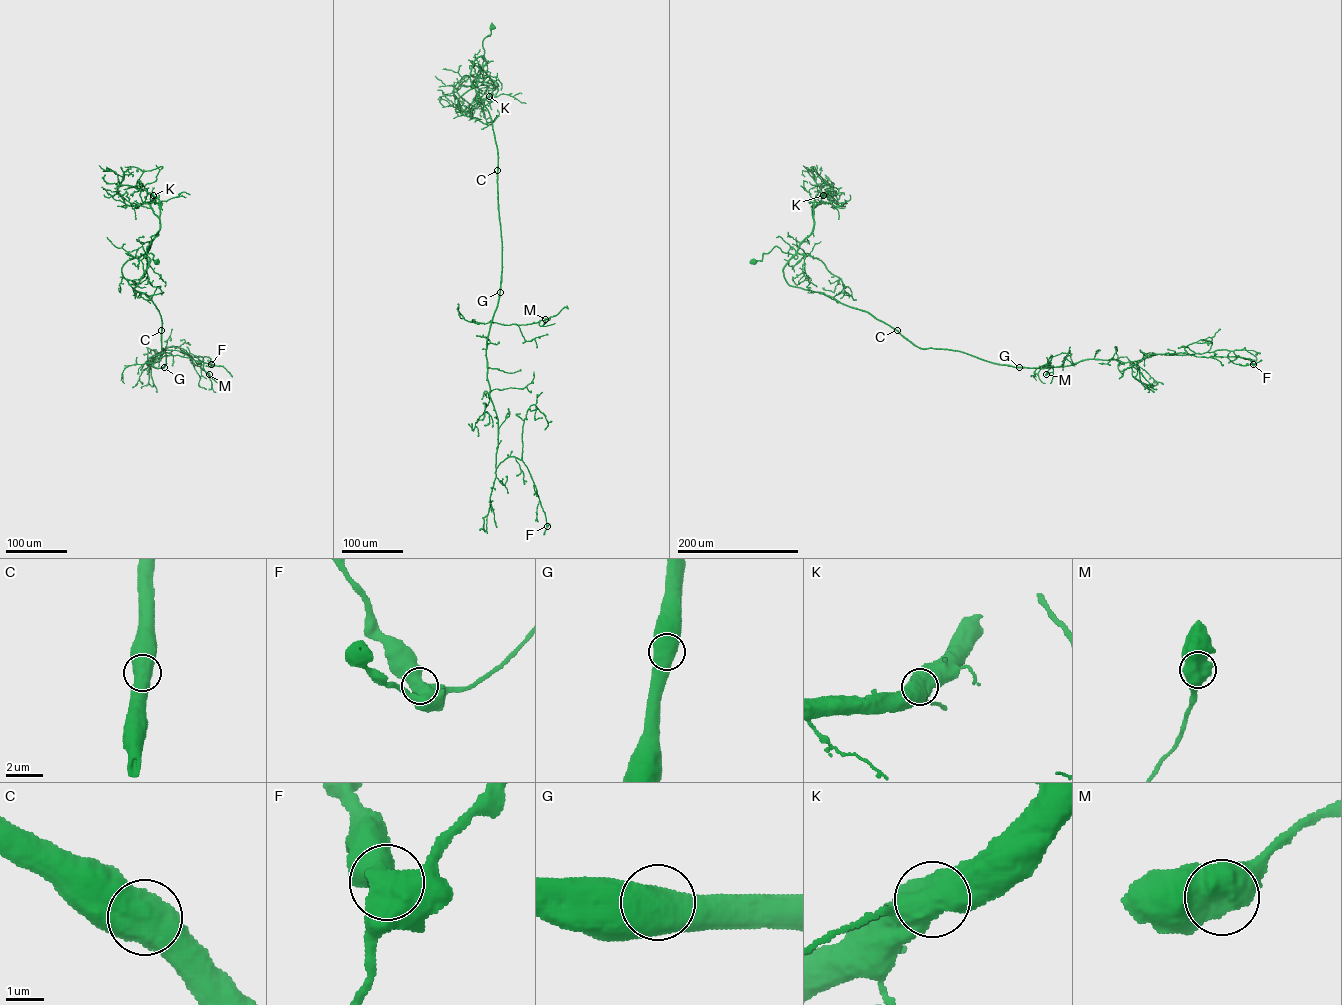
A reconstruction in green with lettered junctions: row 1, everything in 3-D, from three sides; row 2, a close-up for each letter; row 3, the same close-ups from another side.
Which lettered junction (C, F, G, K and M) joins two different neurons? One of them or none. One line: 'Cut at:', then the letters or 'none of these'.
Cut at: none of these

